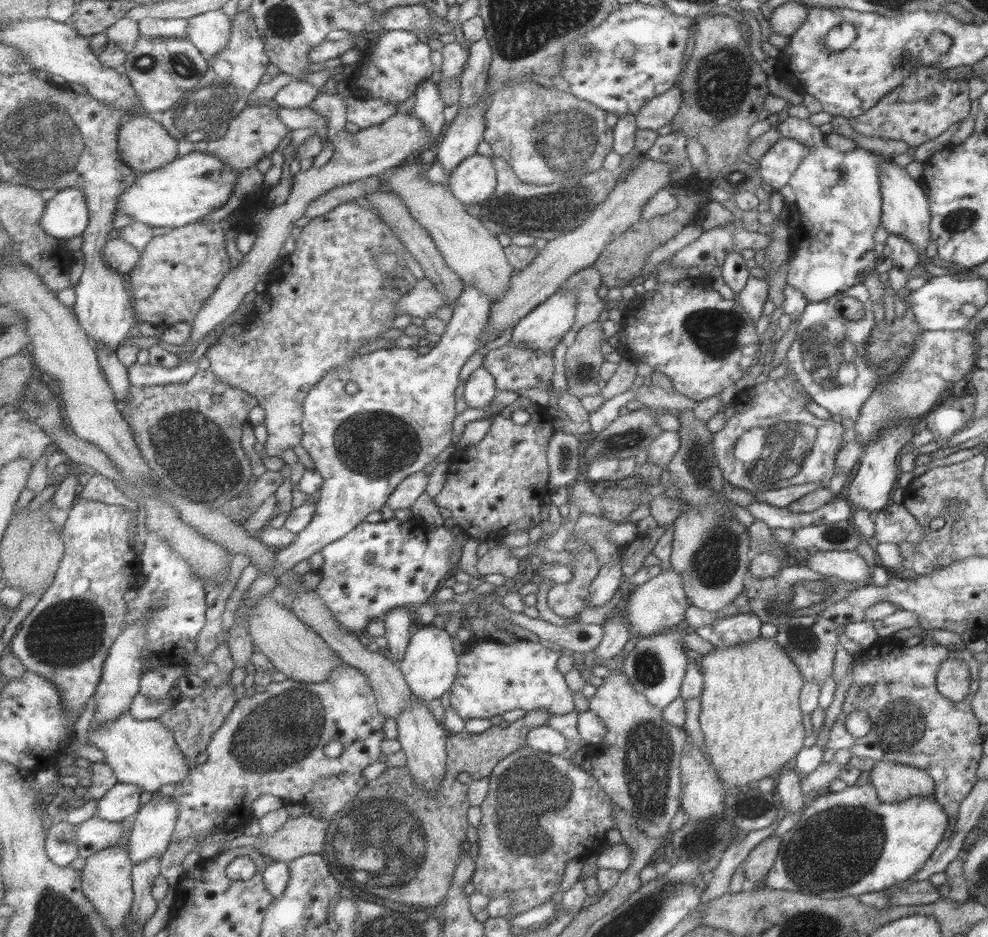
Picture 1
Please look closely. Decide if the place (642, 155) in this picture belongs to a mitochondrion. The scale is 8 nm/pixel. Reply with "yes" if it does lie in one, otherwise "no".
no

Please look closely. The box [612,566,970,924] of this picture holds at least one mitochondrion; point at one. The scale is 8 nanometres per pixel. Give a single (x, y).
(839, 849)

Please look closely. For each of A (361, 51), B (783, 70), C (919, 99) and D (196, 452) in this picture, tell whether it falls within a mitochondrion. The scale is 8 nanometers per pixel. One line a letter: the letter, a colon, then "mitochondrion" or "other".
A: other
B: other
C: mitochondrion
D: mitochondrion

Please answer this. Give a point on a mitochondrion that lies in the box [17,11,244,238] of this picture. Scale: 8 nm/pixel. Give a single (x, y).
(207, 113)

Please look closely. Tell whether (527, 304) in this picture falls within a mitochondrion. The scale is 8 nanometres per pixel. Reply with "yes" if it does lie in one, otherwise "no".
no

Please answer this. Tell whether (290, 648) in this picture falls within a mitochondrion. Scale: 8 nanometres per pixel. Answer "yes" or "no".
no

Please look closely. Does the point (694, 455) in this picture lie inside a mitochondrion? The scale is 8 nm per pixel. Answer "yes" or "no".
yes

